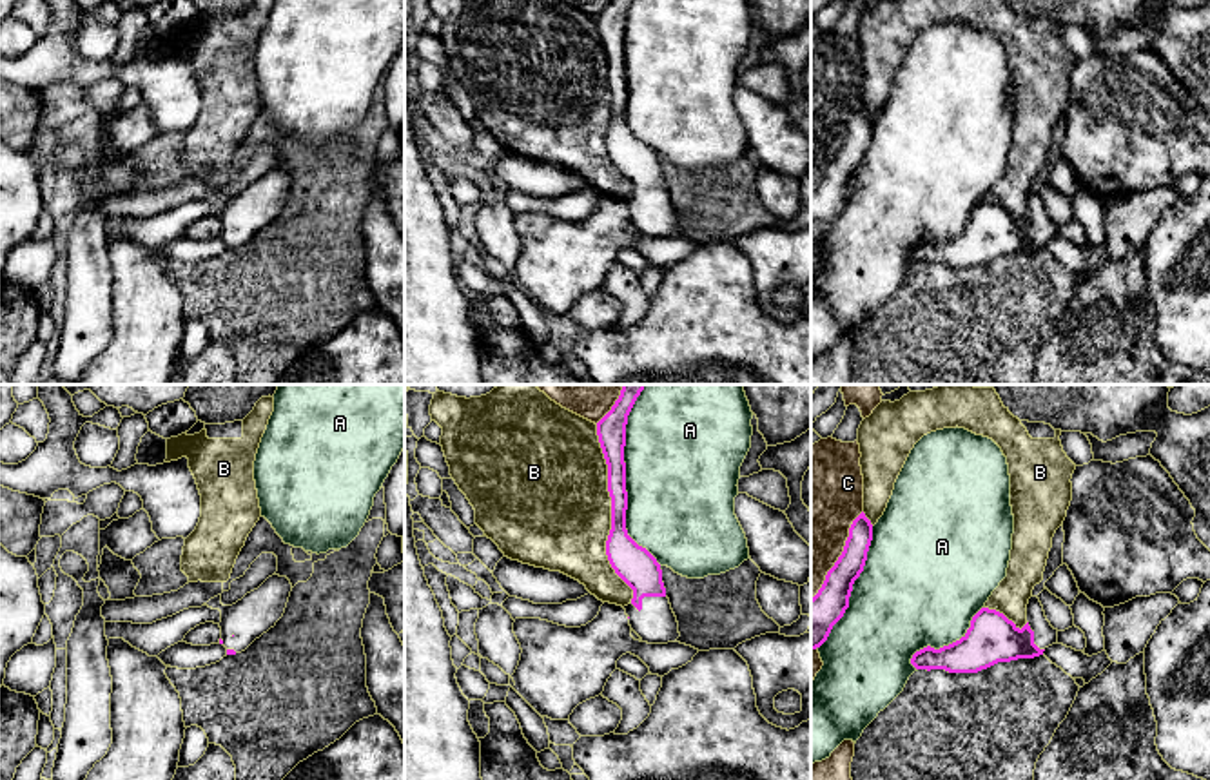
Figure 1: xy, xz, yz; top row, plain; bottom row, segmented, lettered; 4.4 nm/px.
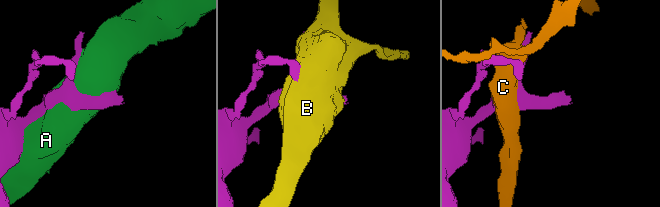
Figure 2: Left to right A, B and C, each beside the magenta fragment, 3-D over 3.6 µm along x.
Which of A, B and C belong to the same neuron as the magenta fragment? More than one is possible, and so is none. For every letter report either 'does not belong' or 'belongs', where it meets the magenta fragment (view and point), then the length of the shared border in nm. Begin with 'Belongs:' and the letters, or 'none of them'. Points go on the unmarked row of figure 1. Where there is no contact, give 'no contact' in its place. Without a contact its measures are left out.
Belongs: none of them
A: does not belong; meets magenta in xz at (624, 80); contact 700 nm long
B: does not belong; meets magenta in xz at (612, 107); contact 800 nm long
C: does not belong; meets magenta in yz at (840, 149); contact 460 nm long

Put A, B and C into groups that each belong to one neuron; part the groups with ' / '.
A / B / C

